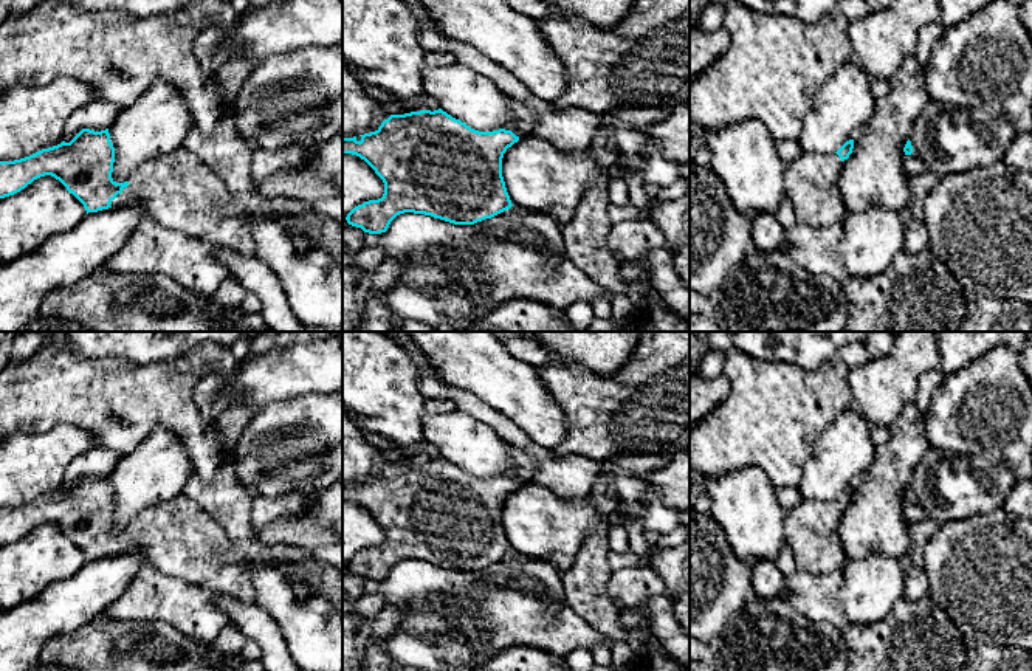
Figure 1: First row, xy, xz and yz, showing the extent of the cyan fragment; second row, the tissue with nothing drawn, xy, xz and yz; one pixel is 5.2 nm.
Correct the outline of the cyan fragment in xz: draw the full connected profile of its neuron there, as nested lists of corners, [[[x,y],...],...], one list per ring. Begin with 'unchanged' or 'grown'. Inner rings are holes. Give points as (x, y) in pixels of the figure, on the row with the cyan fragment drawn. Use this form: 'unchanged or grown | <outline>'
grown | [[[510,98],[514,116],[513,130],[479,132],[452,118],[442,108],[390,115],[370,133],[342,138],[342,153],[364,160],[384,183],[384,194],[355,206],[347,223],[369,234],[386,232],[390,222],[404,212],[425,214],[454,225],[474,225],[510,209],[511,200],[502,177],[502,158],[508,147],[531,136],[538,126],[536,113]]]

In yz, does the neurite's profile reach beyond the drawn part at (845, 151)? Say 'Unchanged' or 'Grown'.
Grown

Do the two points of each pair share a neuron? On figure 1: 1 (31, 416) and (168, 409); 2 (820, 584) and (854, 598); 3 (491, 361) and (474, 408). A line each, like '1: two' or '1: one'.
1: one
2: two
3: two

